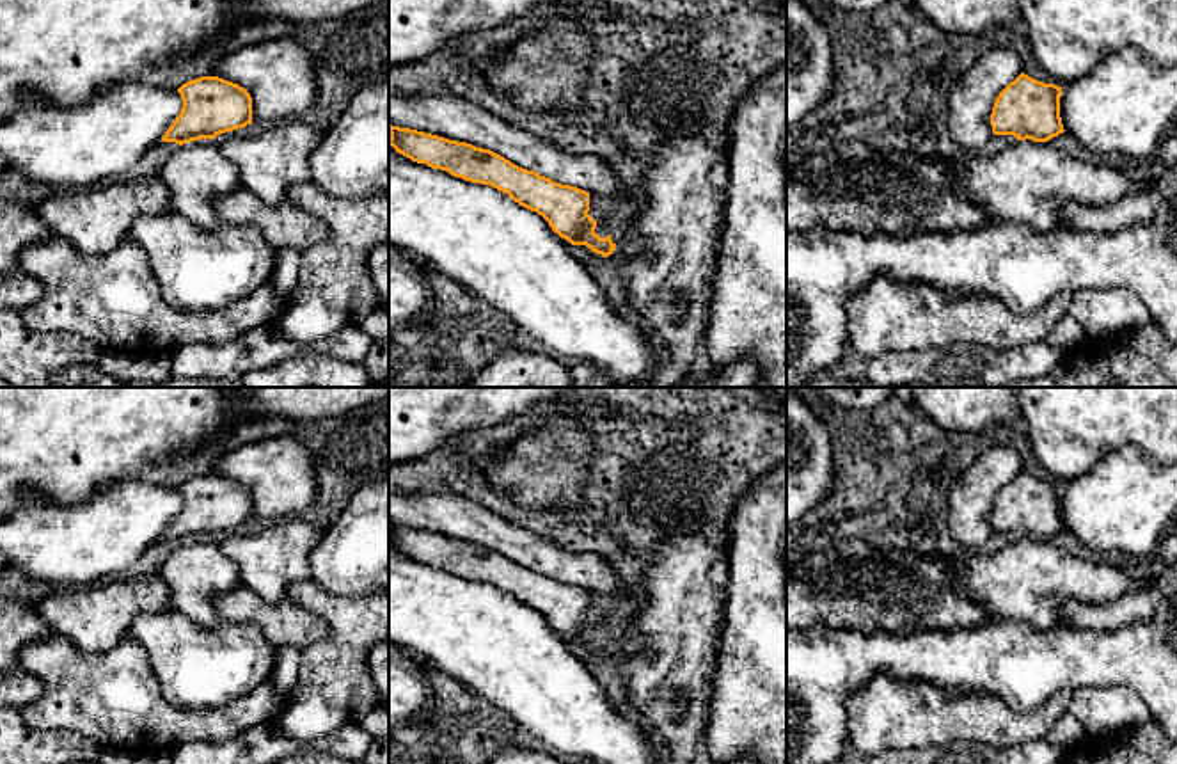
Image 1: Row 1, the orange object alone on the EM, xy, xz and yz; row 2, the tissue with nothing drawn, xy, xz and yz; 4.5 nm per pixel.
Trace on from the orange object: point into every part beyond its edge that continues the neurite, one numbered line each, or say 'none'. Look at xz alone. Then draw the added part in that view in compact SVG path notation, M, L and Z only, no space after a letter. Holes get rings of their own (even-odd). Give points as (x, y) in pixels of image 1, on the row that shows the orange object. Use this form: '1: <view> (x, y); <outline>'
none

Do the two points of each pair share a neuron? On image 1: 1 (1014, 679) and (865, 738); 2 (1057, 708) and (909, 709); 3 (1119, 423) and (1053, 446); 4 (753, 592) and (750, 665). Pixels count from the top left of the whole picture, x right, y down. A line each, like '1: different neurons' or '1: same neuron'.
1: different neurons
2: same neuron
3: same neuron
4: same neuron

